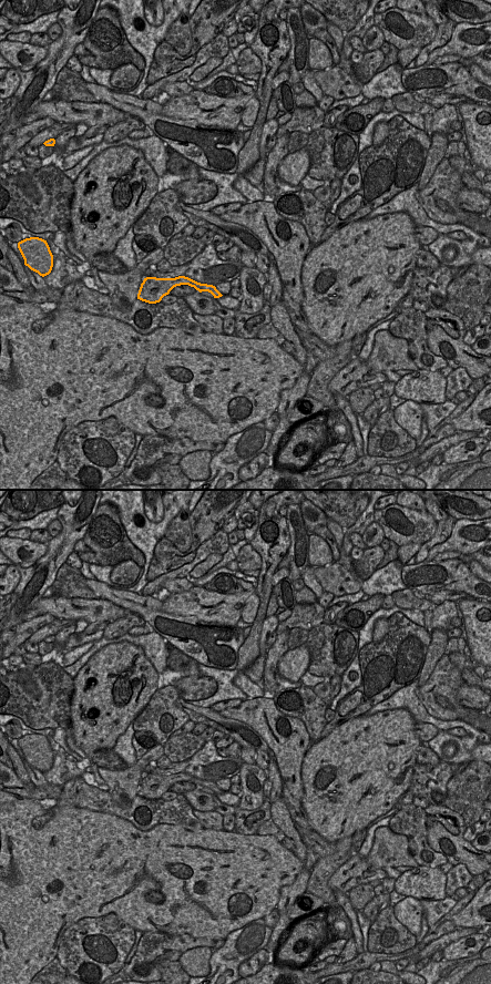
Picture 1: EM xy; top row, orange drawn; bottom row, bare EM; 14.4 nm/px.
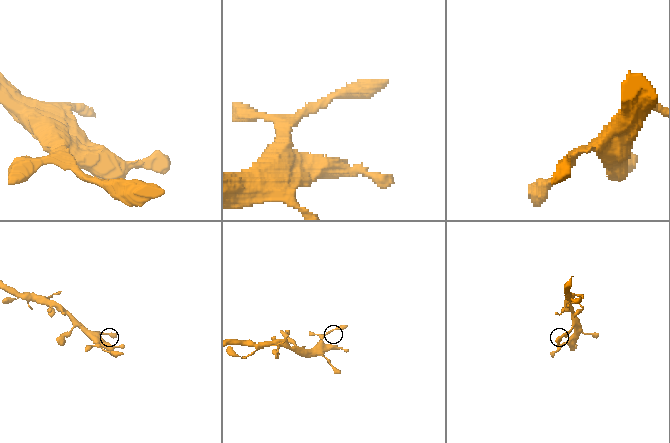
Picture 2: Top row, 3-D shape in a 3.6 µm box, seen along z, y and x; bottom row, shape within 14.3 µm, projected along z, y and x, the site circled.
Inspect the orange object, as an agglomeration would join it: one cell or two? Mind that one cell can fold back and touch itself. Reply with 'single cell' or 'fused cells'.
single cell

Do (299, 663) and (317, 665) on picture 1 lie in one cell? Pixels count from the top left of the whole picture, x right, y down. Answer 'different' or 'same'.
different

